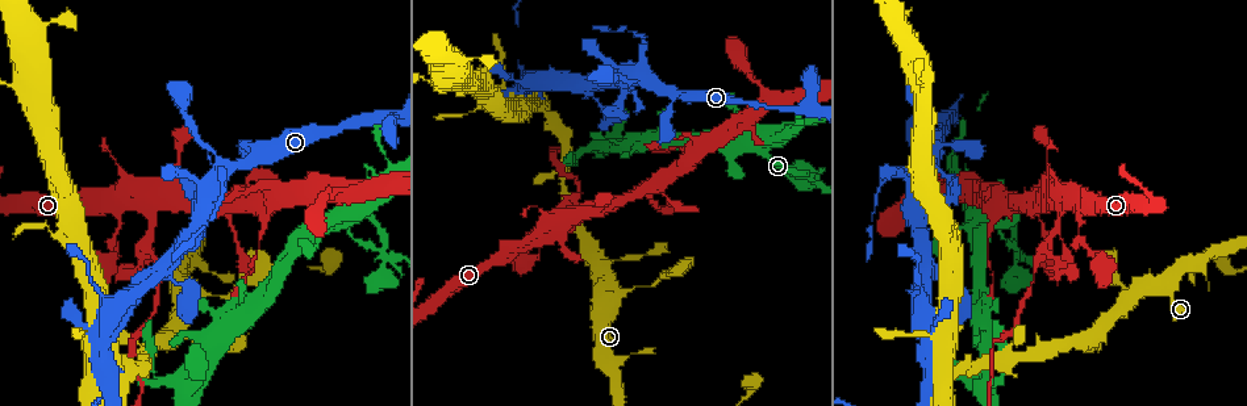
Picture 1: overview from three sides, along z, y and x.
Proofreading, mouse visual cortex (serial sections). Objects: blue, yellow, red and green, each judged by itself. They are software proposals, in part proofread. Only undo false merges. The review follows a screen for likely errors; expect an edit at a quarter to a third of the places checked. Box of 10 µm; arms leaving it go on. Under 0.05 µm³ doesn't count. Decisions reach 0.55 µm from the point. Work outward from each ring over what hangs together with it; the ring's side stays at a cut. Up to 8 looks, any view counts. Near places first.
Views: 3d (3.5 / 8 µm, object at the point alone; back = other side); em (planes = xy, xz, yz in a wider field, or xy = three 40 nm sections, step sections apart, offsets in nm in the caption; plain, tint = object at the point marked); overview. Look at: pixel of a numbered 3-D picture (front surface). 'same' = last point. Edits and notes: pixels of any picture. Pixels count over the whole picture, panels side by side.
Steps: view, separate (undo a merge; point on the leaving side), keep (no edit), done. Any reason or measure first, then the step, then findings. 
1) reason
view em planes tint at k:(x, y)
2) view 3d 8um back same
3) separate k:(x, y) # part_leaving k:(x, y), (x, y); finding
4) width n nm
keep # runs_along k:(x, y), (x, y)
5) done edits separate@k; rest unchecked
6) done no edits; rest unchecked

four or more arms meet
view 3d 3.5um at 1:(1064, 205)

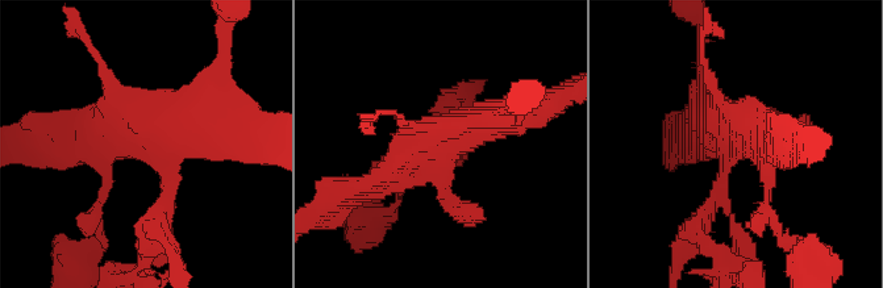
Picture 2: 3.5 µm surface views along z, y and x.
view em xy step 5 plain at 2:(161, 150)

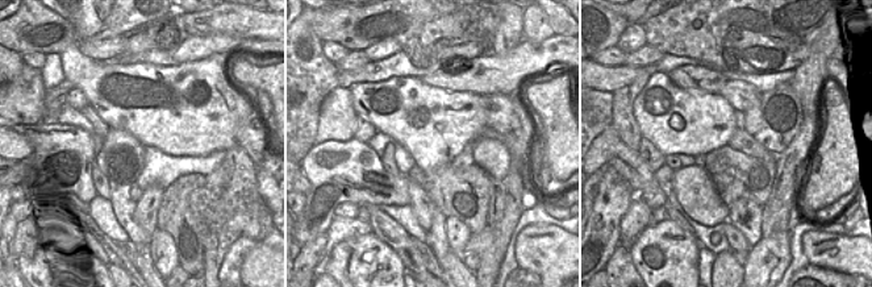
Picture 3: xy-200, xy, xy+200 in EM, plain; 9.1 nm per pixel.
view em xy step 5 tint same

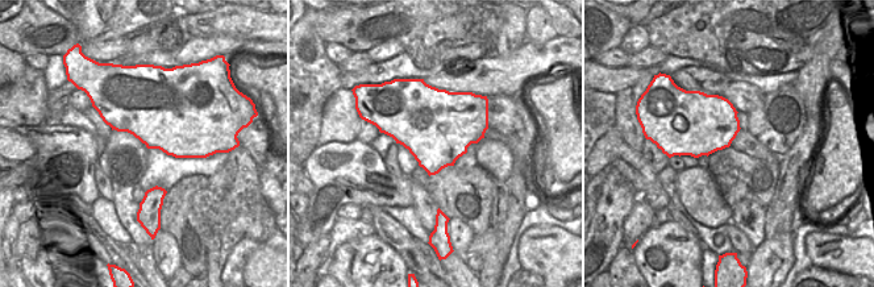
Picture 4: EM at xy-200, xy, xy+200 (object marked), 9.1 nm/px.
separate 2:(154, 215) # part_leaving 2:(163, 180), (144, 274); a second cell is stuck on

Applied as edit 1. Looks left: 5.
redraw
view overview

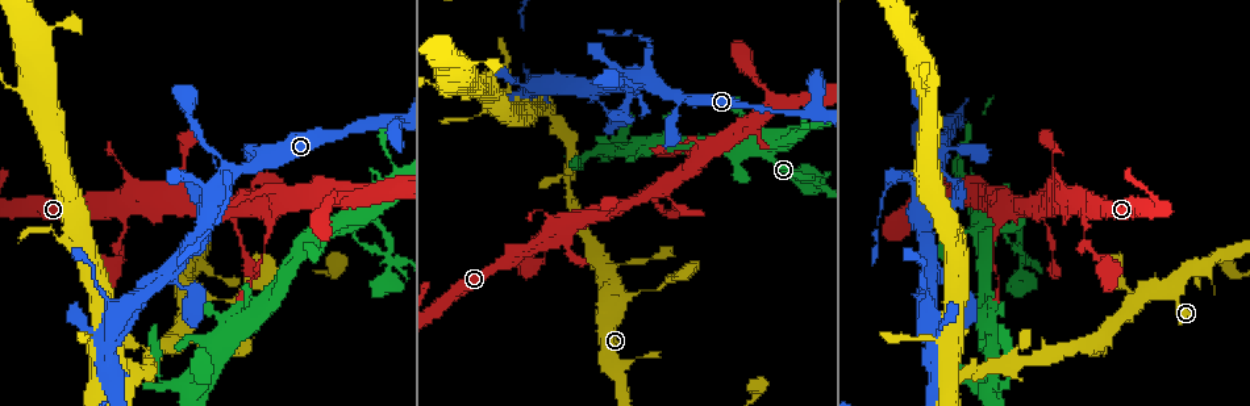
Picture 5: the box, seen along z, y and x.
view 3d 3.5um at 5:(646, 78)

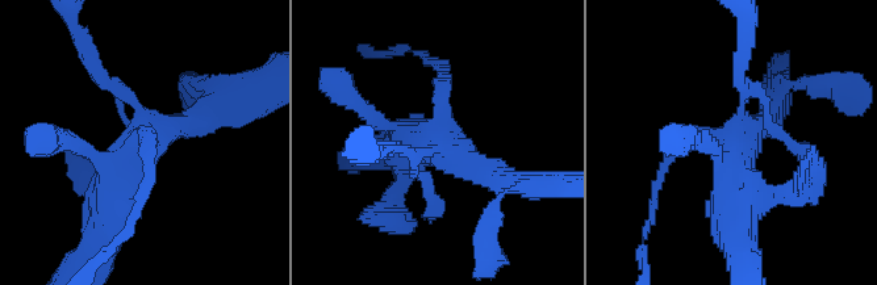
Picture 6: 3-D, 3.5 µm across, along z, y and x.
need the tissue
view em xy step 5 tint at 6:(740, 144)

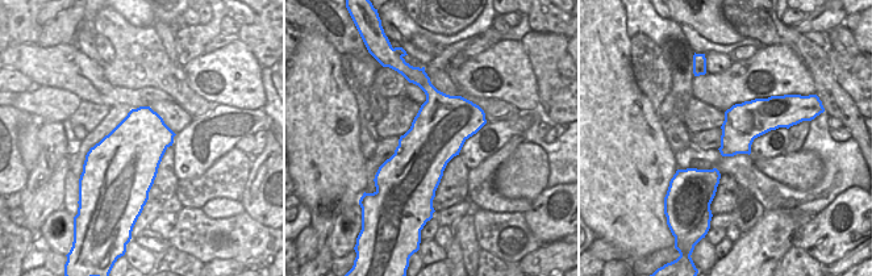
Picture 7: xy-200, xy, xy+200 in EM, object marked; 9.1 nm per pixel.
separate 6:(664, 166) # two cells meet here

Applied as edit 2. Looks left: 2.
three-way junction
view 3d 3.5um back at 5:(810, 180)

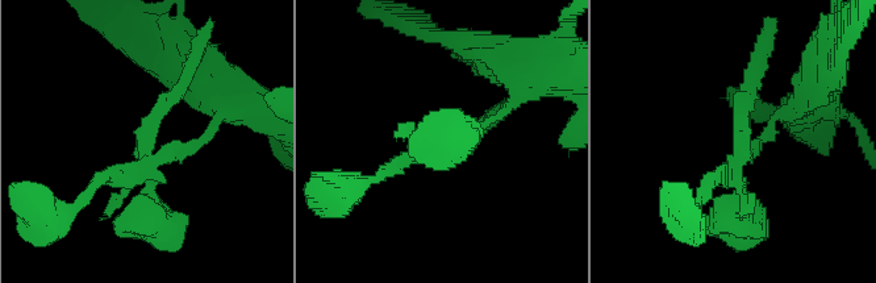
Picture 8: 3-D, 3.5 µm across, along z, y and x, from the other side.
shape alone is not enough
view em planes tint at 8:(145, 157)

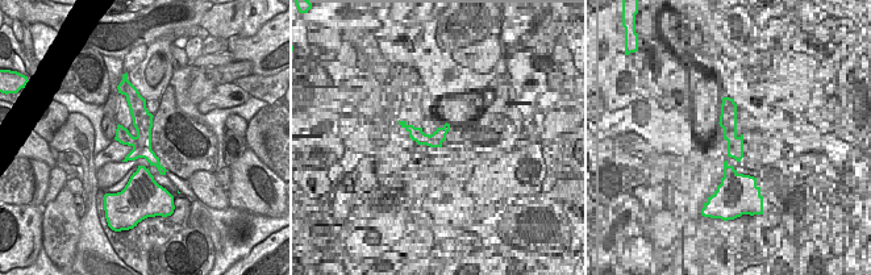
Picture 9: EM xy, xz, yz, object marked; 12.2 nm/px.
keep # runs_along 8:(183, 82), (142, 152), (187, 152), (211, 127); continuous, no second cell

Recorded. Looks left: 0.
done edits separate@2, separate@6; rest unchecked

